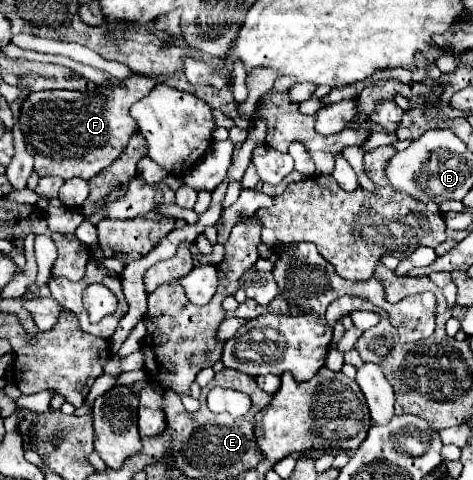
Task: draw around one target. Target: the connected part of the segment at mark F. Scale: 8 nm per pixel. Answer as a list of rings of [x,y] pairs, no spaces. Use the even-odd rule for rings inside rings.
[[[132,74],[128,78],[110,78],[100,84],[106,88],[88,92],[48,90],[30,94],[30,98],[22,104],[20,124],[26,150],[34,156],[36,172],[40,176],[60,176],[64,180],[74,176],[90,180],[100,170],[110,166],[136,132],[136,120],[130,116],[130,106],[164,80],[164,76],[150,78]],[[48,146],[54,148],[48,150]]]

